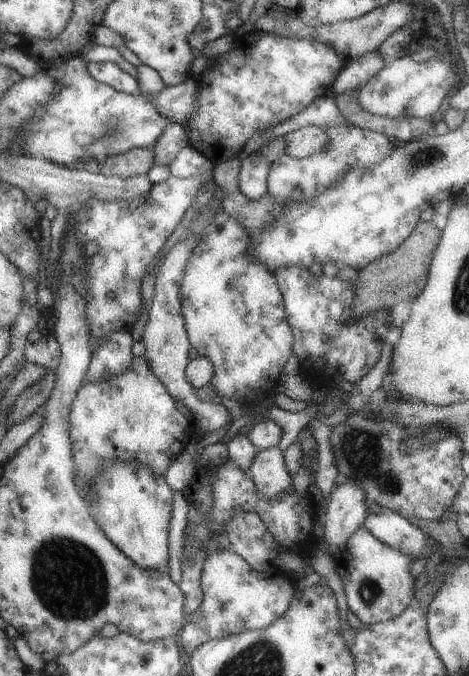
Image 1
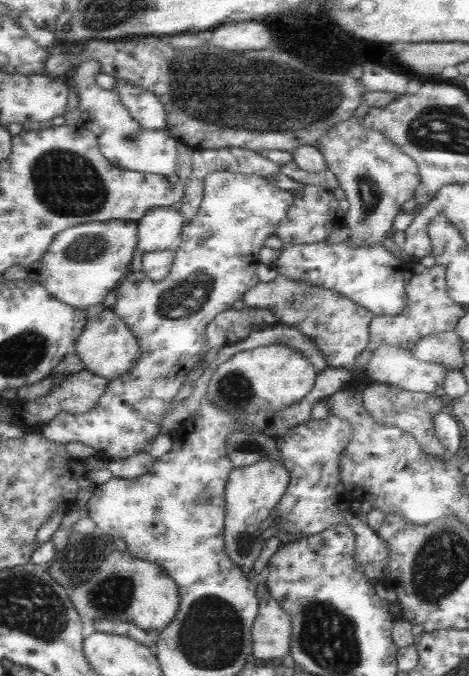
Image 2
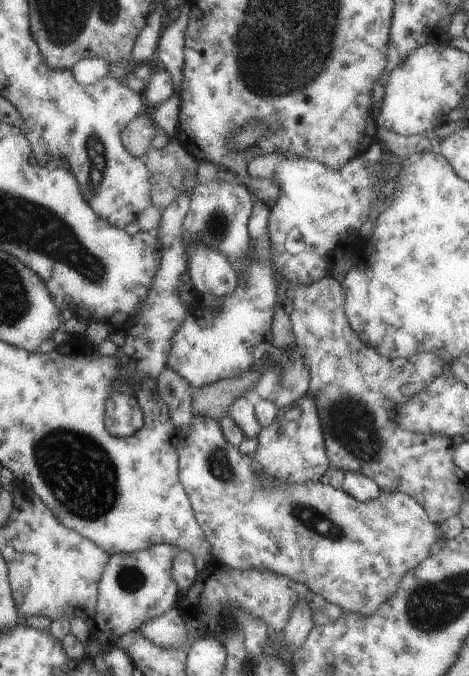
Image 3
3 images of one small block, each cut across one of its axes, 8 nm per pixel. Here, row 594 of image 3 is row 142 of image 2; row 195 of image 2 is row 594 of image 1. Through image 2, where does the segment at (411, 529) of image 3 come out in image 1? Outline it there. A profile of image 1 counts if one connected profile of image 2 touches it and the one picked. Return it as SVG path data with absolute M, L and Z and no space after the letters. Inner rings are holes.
M359 526L345 541L344 548L333 557L335 572L341 581L347 608L363 624L385 622L401 614L413 596L414 578L409 564L414 559L395 548L385 546Z

